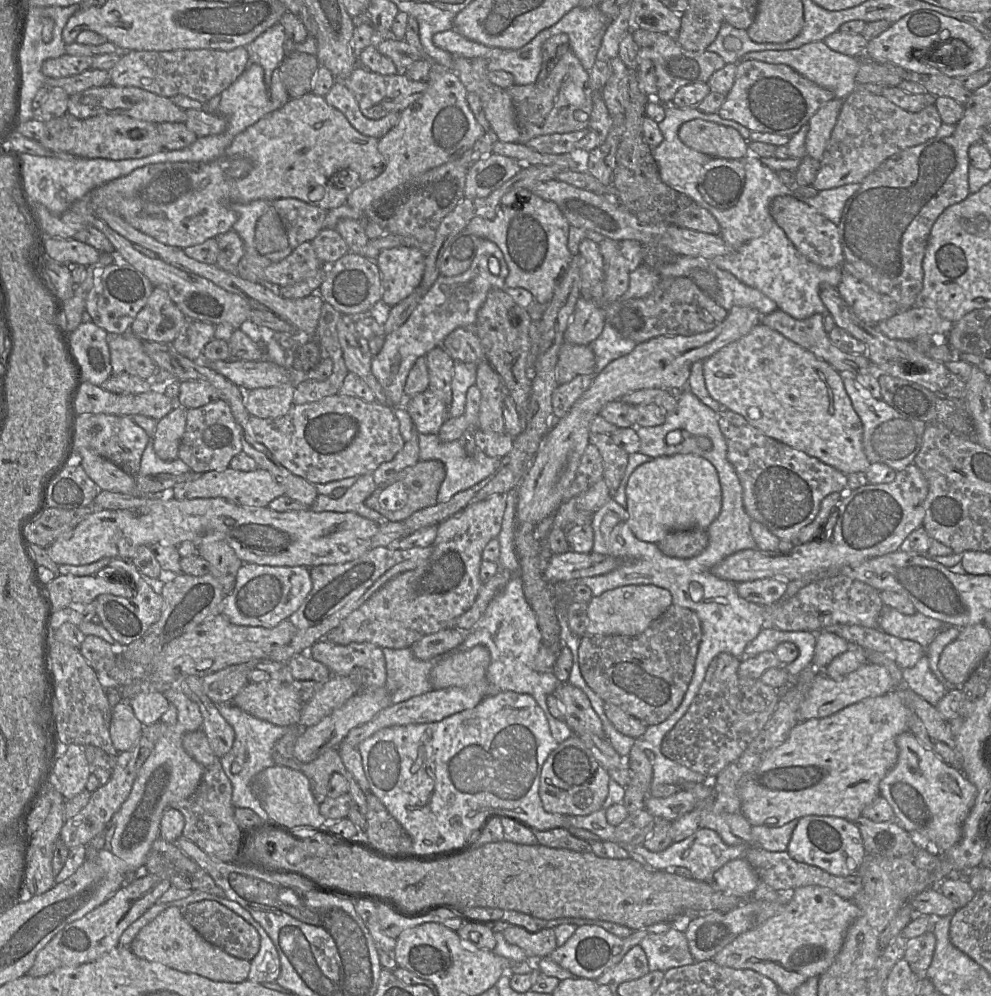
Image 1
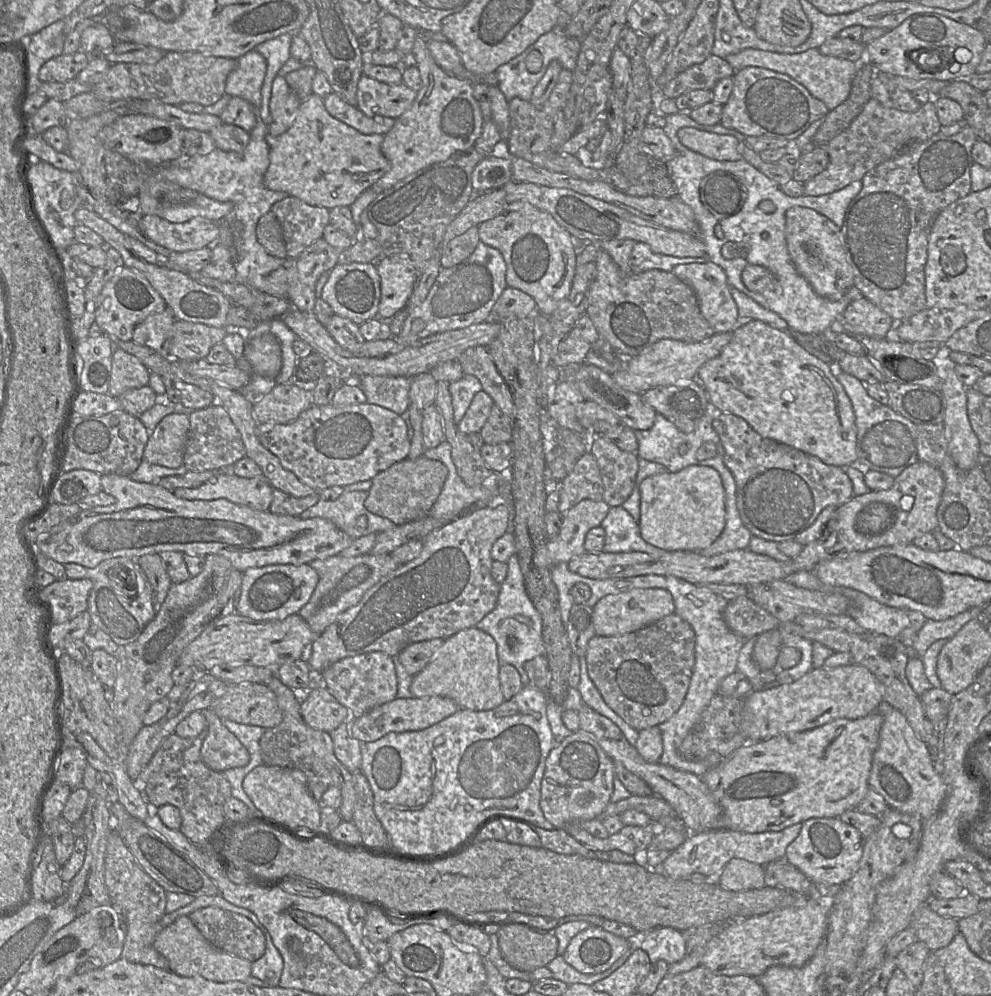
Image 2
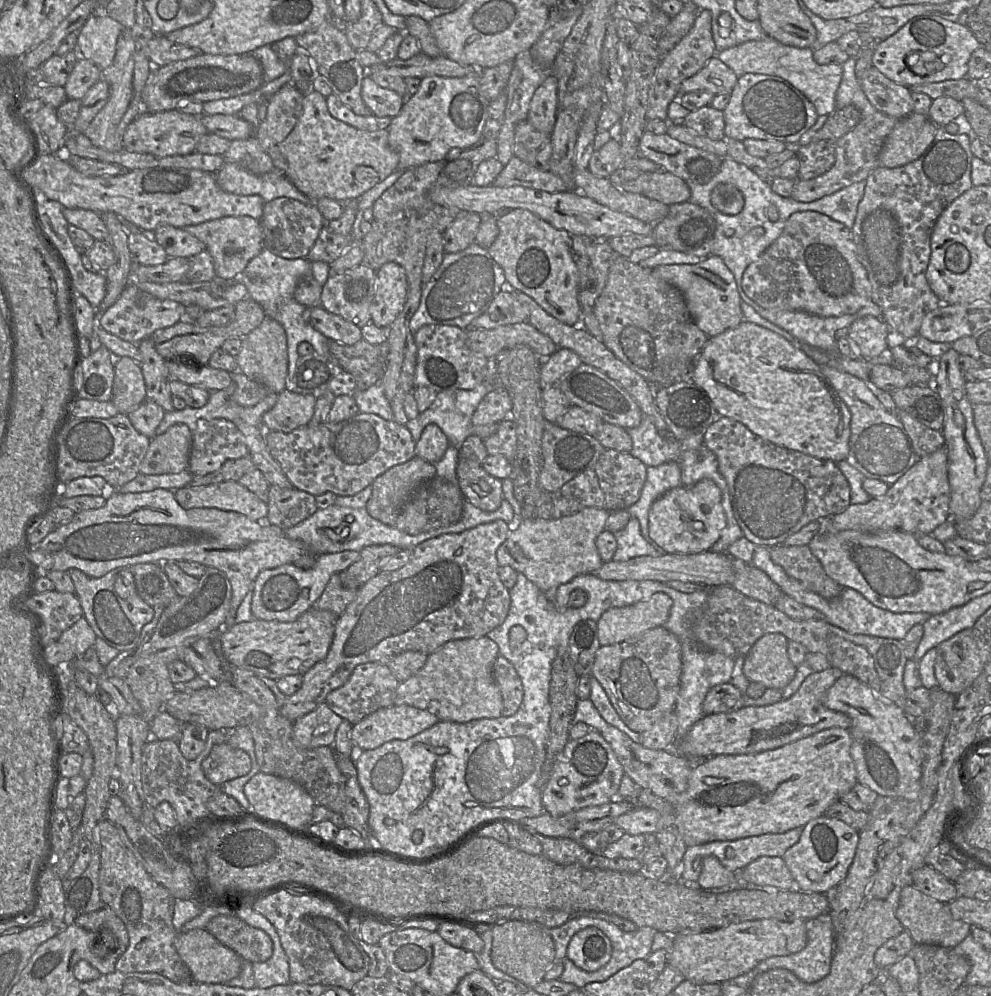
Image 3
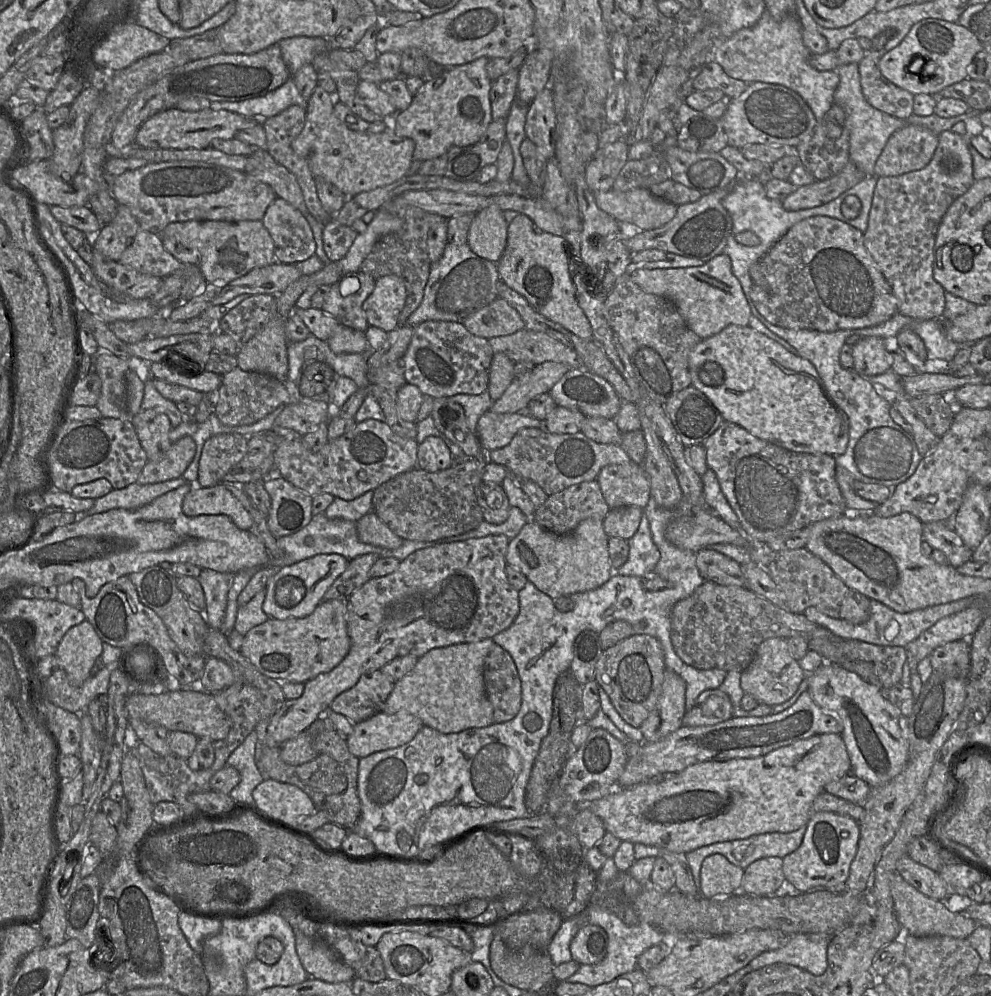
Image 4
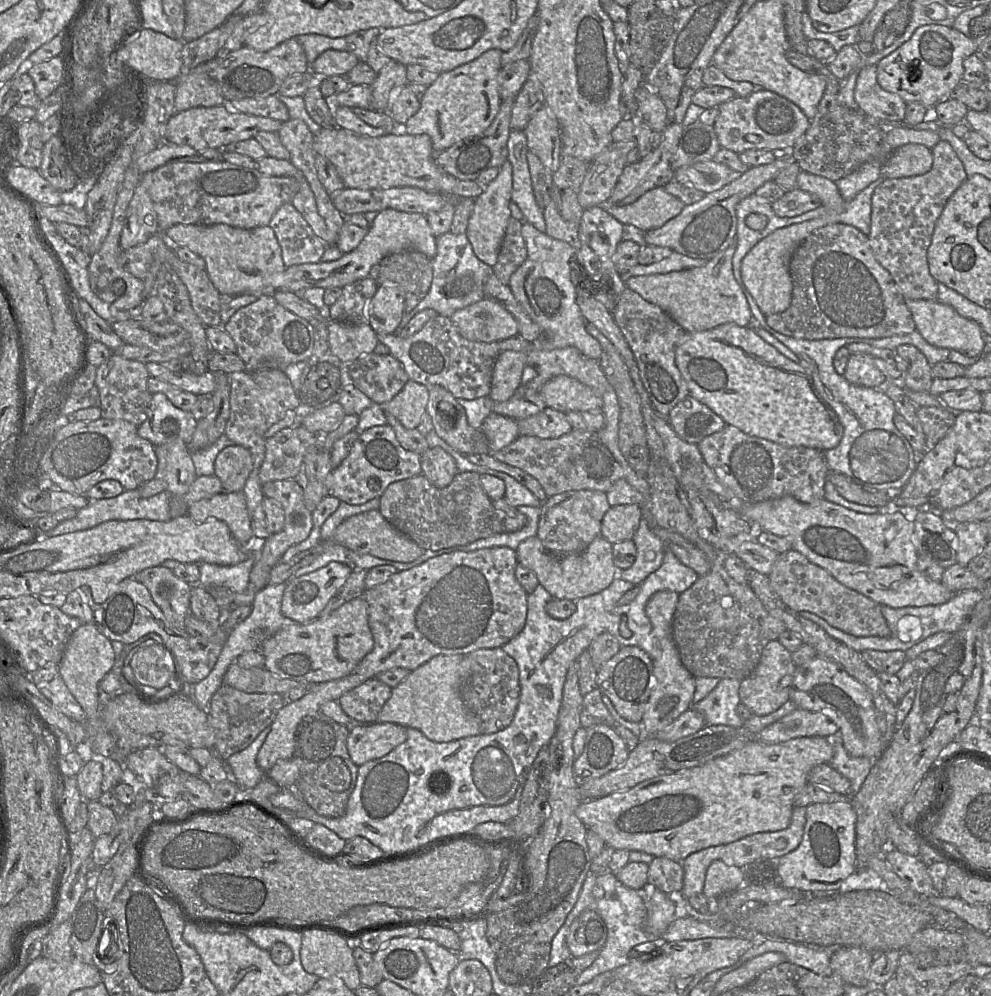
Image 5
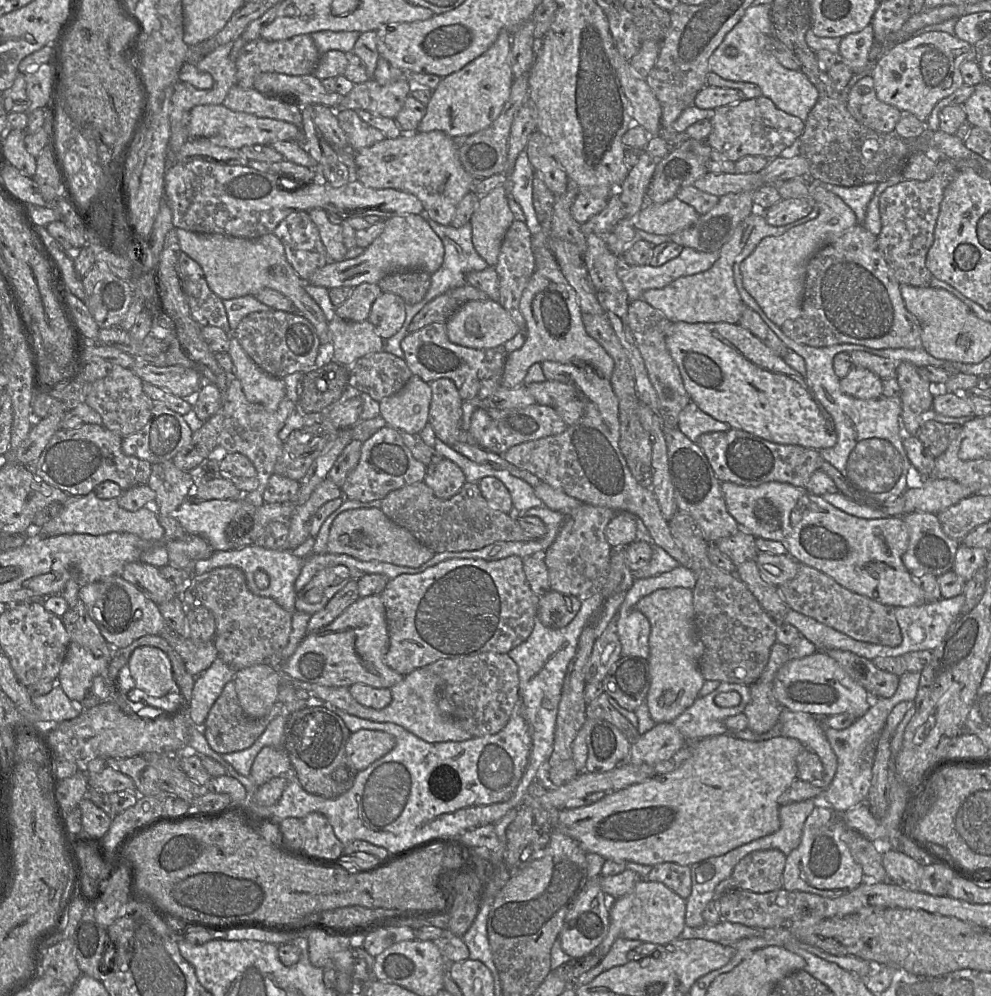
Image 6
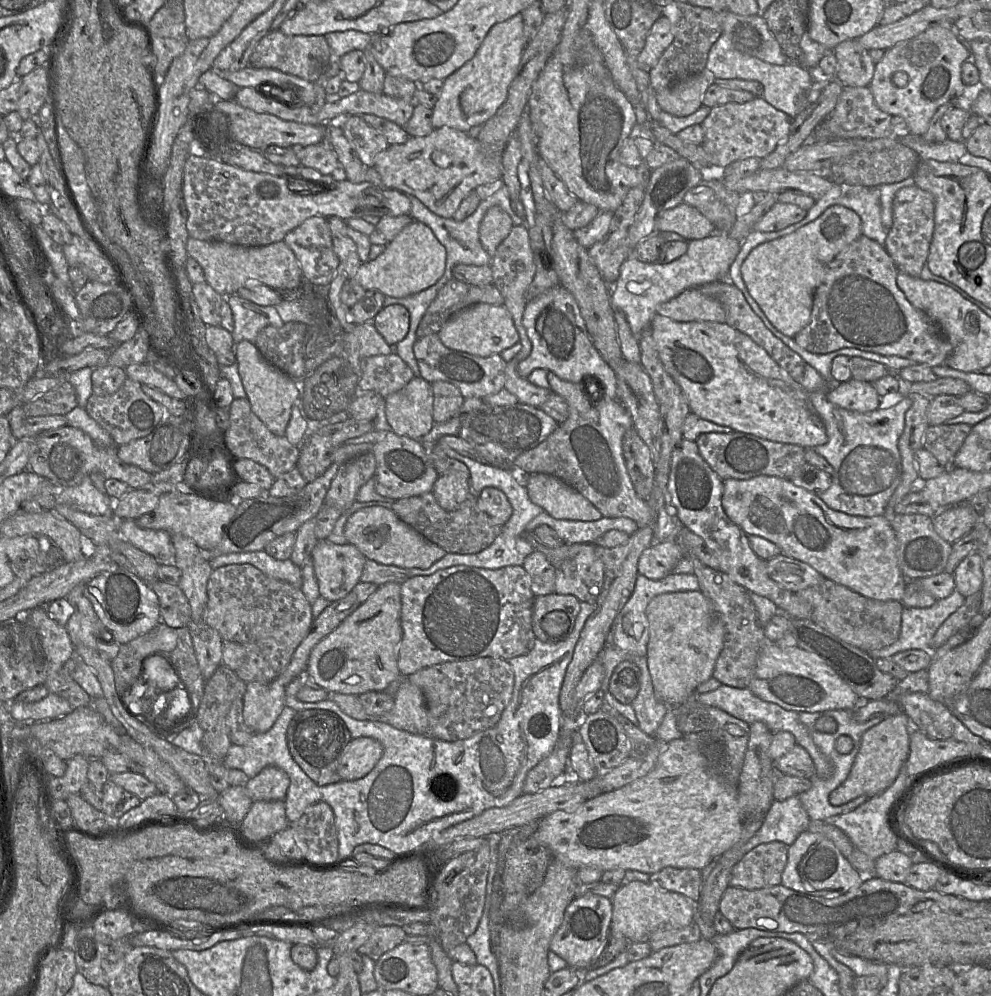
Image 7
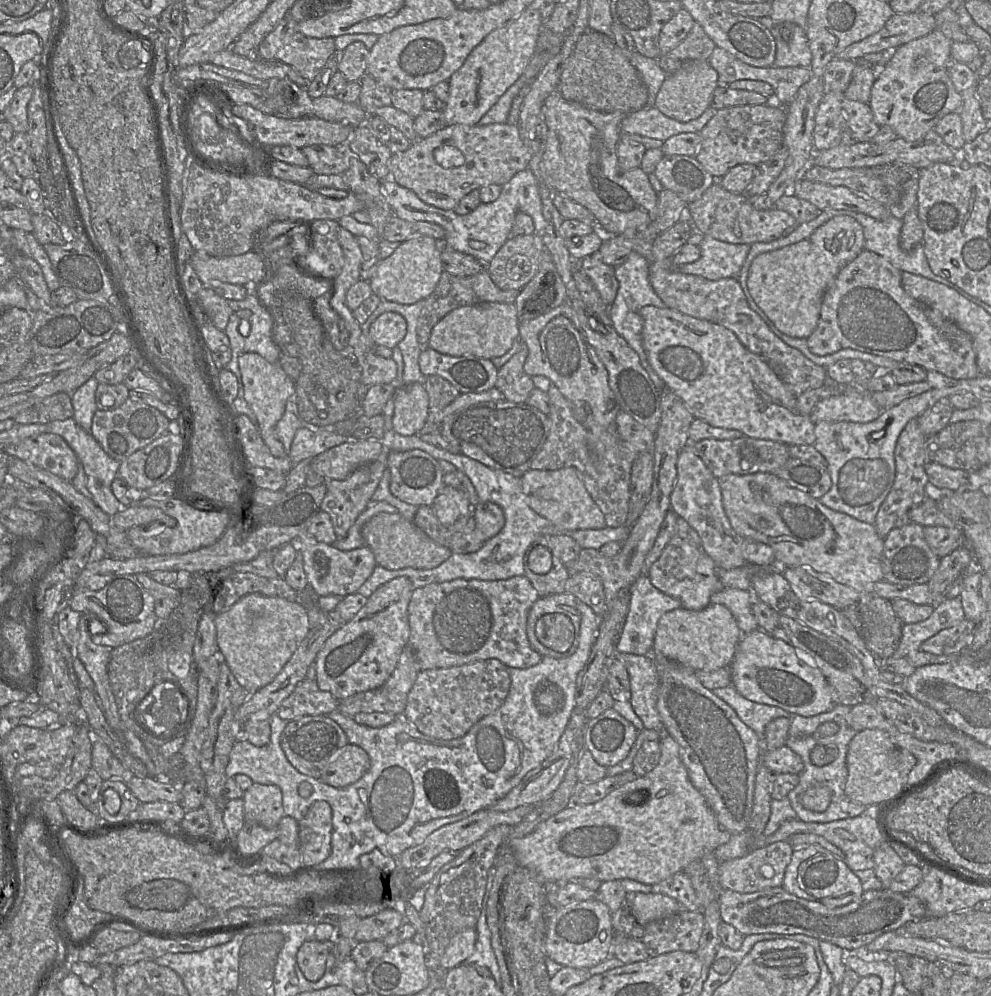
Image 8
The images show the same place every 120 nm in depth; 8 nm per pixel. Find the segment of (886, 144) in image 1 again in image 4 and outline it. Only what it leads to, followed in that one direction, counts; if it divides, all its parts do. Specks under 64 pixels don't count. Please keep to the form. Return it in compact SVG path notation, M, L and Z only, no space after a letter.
M849 161L838 174L828 179L794 188L782 200L782 206L786 211L798 211L826 204L855 186L864 177L856 165Z

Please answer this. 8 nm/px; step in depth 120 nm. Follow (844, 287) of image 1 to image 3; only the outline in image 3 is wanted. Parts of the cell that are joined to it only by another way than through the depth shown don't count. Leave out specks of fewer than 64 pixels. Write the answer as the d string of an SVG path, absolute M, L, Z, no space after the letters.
M862 316L848 329L849 342L858 358L866 361L875 360L888 349L887 337L891 330L882 318Z

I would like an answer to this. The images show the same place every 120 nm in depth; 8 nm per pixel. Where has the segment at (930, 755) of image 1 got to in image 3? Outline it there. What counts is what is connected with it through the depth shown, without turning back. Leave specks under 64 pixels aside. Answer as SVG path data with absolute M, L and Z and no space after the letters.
M843 674L826 692L824 705L851 719L849 728L858 782L878 795L914 799L921 790L922 751L920 739L903 708L883 698L858 678Z

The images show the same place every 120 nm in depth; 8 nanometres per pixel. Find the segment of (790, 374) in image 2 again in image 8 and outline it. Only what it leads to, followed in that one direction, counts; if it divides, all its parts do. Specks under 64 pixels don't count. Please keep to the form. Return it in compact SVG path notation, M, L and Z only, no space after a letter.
M652 305L644 306L640 309L640 315L643 318L643 330L642 330L642 340L643 346L647 353L648 361L655 371L655 373L664 381L667 388L672 390L676 395L678 395L689 411L693 414L695 418L699 418L707 422L708 424L726 429L735 429L741 431L745 436L757 439L767 439L778 441L786 445L813 445L815 436L815 425L811 419L810 415L804 415L800 413L797 409L797 397L795 396L781 381L781 379L776 375L768 363L759 355L748 350L739 340L737 335L730 329L705 320L692 317L690 315L684 314L678 310L669 307L656 307Z

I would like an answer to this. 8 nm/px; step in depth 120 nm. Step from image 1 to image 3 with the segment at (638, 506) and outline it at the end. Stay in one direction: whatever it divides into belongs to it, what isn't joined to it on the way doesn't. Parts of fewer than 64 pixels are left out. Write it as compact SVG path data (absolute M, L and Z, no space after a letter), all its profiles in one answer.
M710 479L693 486L673 488L658 498L649 510L649 536L665 553L697 554L708 552L727 525L722 492Z

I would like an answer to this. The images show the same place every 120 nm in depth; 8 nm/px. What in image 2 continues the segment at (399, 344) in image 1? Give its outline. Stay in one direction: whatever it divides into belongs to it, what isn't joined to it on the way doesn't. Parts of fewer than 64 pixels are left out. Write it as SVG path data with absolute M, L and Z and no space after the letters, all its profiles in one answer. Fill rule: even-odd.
M480 240L465 261L440 270L425 300L409 310L401 332L394 337L396 342L410 346L433 334L488 321L493 306L507 287L506 269L501 252ZM362 376L358 385L367 397L367 402L389 409L401 416L410 406L411 378L405 376Z

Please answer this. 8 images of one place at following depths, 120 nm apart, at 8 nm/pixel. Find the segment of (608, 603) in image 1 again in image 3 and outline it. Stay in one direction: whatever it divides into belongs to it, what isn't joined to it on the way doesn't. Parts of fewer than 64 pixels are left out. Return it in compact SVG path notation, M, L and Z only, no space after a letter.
M654 593L648 600L607 609L597 621L601 646L617 644L639 634L663 626L673 601L665 593Z

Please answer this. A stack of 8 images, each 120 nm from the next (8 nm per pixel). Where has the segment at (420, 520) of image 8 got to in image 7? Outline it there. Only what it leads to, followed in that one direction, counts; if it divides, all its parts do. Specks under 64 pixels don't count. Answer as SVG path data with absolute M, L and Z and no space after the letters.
M432 492L400 498L391 504L391 510L407 525L426 539L453 554L475 554L488 548L500 534L502 527L493 524L480 509L478 495L471 496L456 510L446 511L436 501Z

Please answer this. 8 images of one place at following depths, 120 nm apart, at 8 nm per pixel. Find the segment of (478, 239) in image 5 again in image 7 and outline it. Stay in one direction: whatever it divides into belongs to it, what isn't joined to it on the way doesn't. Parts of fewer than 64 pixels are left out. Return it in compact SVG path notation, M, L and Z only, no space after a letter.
M492 206L487 210L479 227L479 239L491 257L513 226L511 217L501 207Z

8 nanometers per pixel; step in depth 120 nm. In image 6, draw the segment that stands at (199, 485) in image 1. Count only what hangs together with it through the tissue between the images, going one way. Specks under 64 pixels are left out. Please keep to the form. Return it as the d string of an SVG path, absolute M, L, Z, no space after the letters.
M186 499L175 511L173 517L178 520L188 535L200 536L206 540L214 552L232 550L226 538L226 528L241 506L241 499Z

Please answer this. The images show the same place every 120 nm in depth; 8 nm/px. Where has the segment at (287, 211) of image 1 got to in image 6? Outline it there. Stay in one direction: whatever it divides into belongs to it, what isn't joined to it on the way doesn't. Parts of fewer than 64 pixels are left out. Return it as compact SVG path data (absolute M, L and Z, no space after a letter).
M308 212L289 214L274 233L284 246L287 261L305 283L314 271L330 262L319 230Z

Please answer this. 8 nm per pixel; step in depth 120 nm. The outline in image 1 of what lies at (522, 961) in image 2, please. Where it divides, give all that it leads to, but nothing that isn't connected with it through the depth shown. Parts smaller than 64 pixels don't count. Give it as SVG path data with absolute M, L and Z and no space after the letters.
M510 926L502 932L505 940L521 948L528 959L541 959L549 957L558 947L554 929L545 928L536 933L531 933L519 926Z

